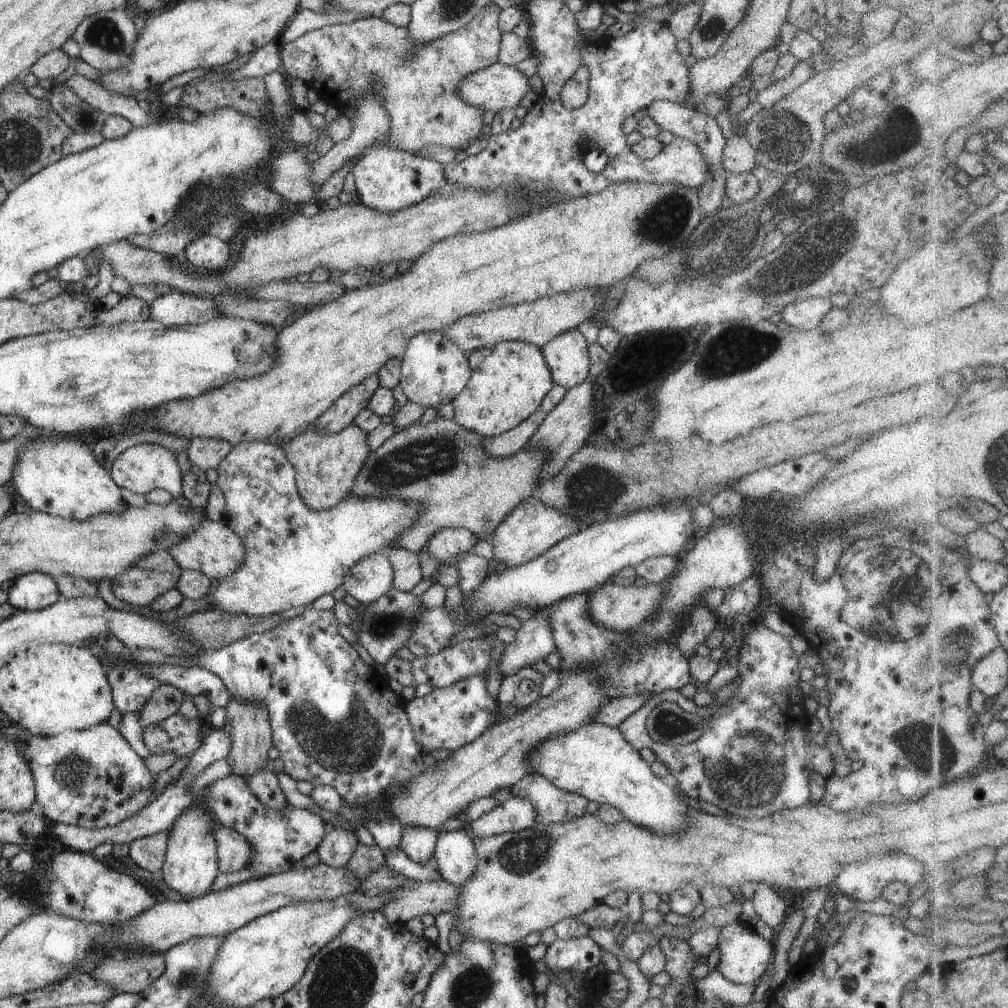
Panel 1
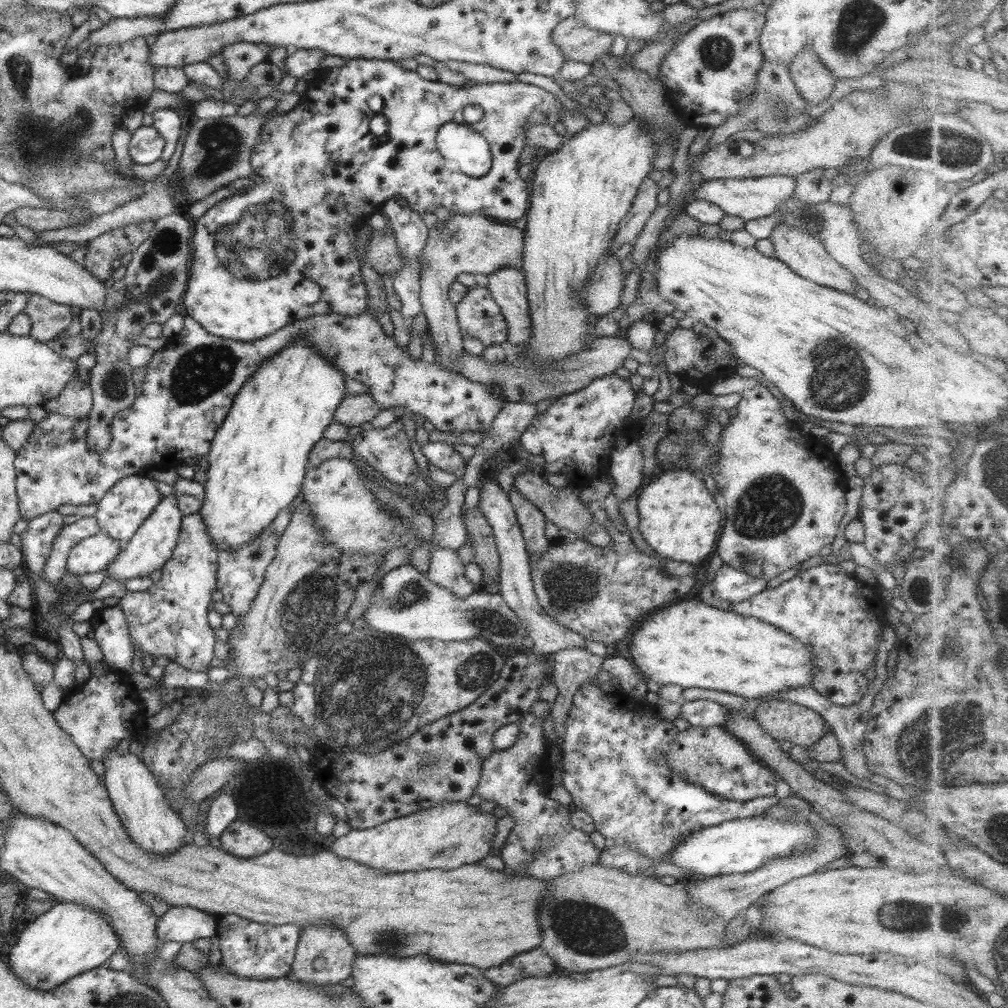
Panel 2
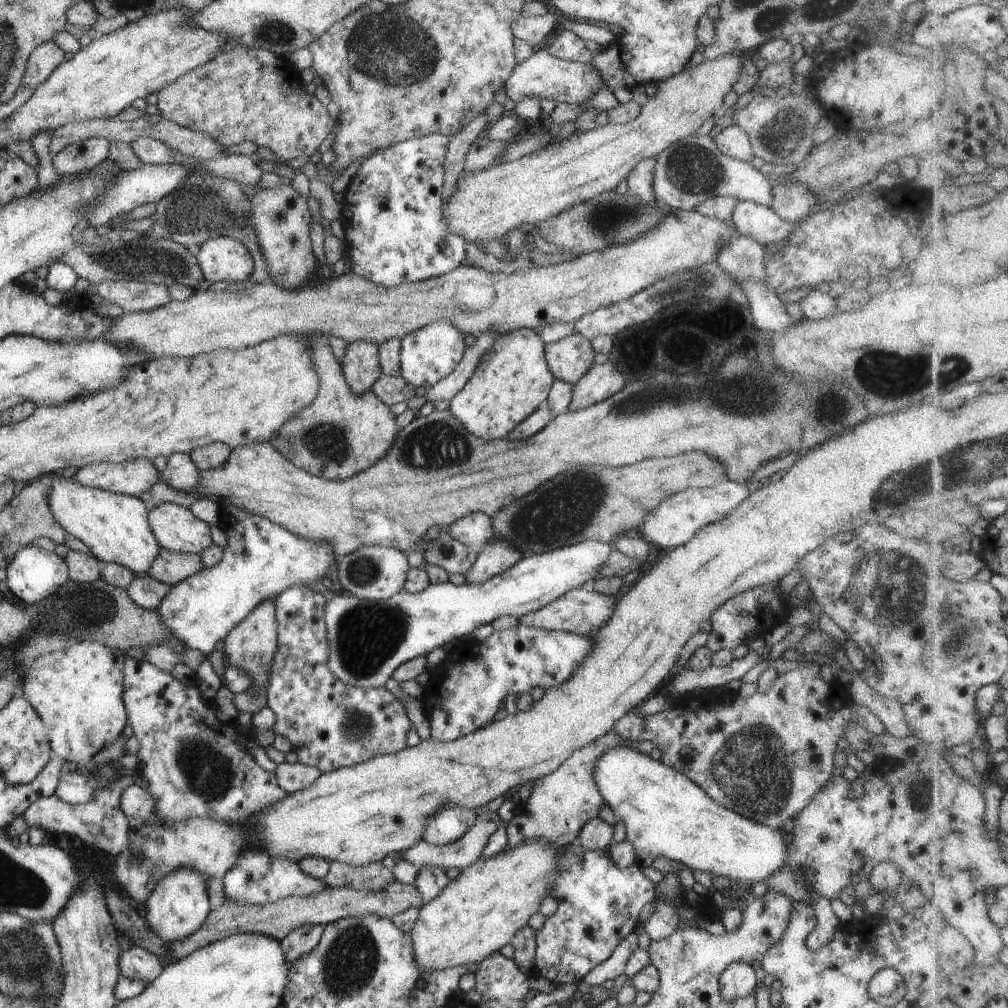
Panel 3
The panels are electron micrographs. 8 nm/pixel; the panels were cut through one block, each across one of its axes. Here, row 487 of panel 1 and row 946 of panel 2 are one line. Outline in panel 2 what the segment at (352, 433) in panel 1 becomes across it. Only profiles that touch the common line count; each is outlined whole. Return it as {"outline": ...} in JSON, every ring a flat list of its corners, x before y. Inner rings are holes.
{"outline":[[305,925,296,945,294,960,289,976,303,984,339,984,350,976,356,953,345,933,335,925]]}

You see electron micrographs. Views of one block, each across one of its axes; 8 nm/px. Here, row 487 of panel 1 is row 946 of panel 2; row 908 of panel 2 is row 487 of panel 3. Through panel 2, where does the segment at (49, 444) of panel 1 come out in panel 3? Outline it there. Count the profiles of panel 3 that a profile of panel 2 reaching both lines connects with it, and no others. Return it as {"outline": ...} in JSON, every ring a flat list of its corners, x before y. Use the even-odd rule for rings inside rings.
{"outline":[[55,477,50,482,47,494,47,502,50,513,63,531,80,540,91,554,104,563,117,563,128,568,135,576,146,574,149,565,161,548,155,540,152,530,149,528,143,502,139,497,114,493,111,491,86,487,75,482,71,477]]}

